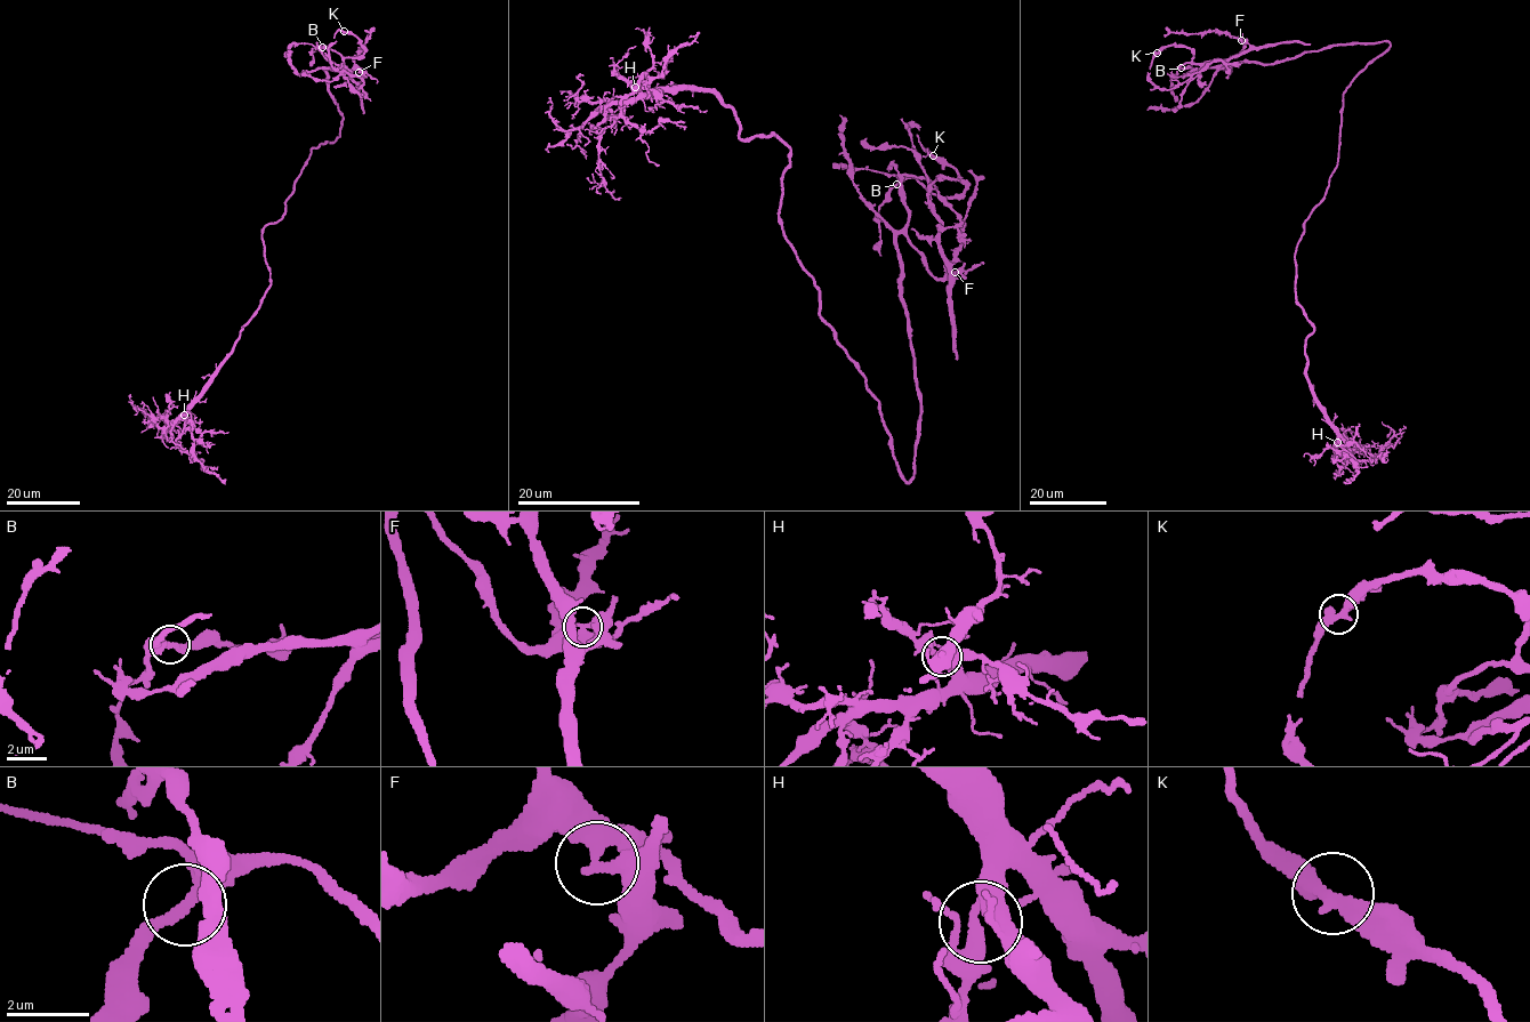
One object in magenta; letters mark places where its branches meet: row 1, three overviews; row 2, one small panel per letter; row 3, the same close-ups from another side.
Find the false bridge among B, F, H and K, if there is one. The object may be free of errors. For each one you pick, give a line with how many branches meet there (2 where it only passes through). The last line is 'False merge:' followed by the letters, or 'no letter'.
F: branches 2
False merge: F

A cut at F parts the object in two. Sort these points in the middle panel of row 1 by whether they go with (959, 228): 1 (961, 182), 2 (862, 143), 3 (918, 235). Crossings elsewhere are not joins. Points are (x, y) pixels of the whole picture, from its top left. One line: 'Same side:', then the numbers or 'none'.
Same side: none

